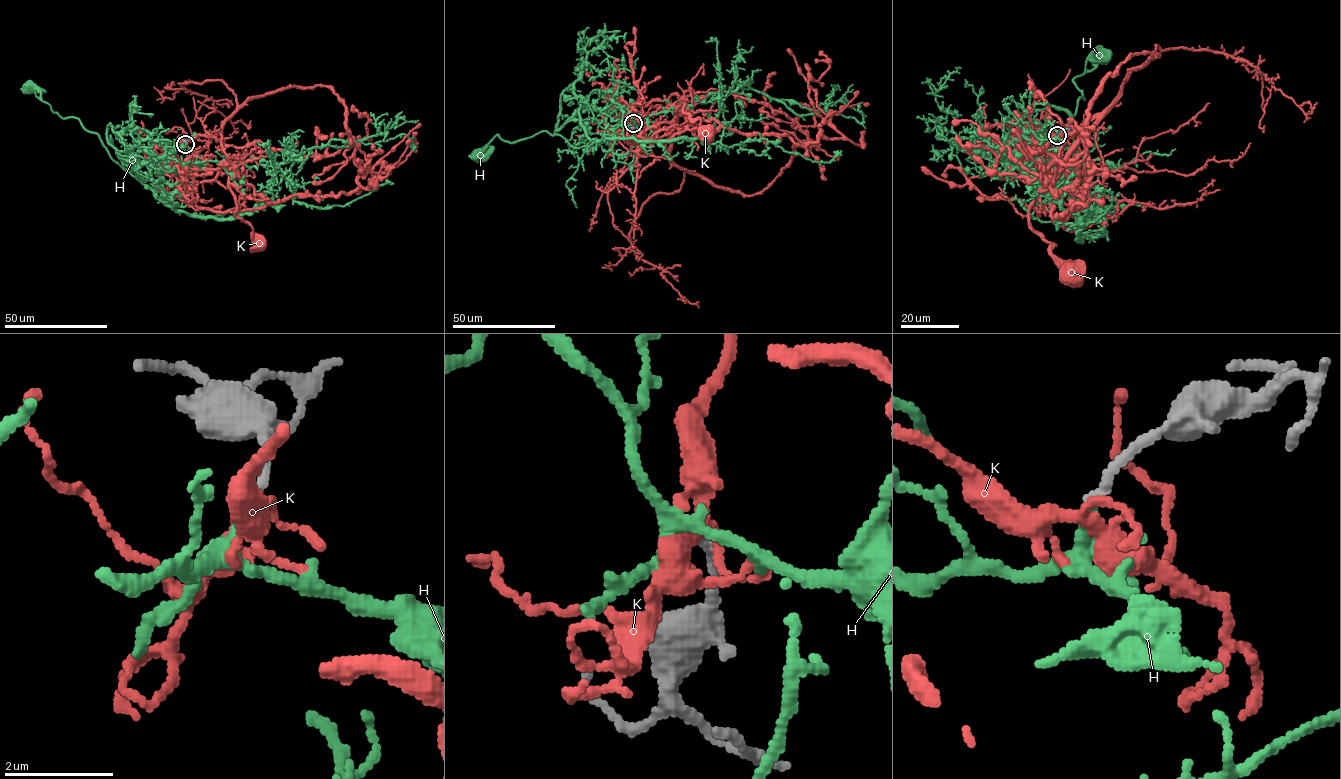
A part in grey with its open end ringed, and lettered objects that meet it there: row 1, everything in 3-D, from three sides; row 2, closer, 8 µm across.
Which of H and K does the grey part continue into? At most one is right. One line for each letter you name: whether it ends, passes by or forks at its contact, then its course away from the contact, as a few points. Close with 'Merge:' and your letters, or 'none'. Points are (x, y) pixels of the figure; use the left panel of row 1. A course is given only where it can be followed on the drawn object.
H: It passes by. Its course: (185, 144), (116, 151), (145, 185), (111, 157), (97, 134), (76, 118), (61, 118), (27, 89)
Merge: H

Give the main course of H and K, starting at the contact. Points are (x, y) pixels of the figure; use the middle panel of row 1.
H: (633, 124), (602, 95), (564, 124), (581, 120), (589, 146), (545, 131), (509, 142), (497, 135), (475, 156)
K: (633, 124), (642, 107), (675, 94), (686, 105), (677, 112), (684, 104), (683, 111), (700, 119), (706, 133)

